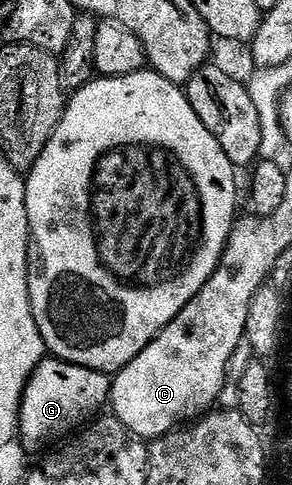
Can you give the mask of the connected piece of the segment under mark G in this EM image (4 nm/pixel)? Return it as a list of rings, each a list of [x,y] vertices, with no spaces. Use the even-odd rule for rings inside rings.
[[[55,357],[45,358],[29,379],[24,390],[24,400],[20,403],[20,437],[25,448],[44,447],[55,439],[63,440],[71,436],[77,429],[83,428],[89,421],[97,418],[103,412],[100,411],[103,407],[105,410],[109,406],[111,393],[112,379],[105,372],[86,369],[82,365],[66,363]]]

